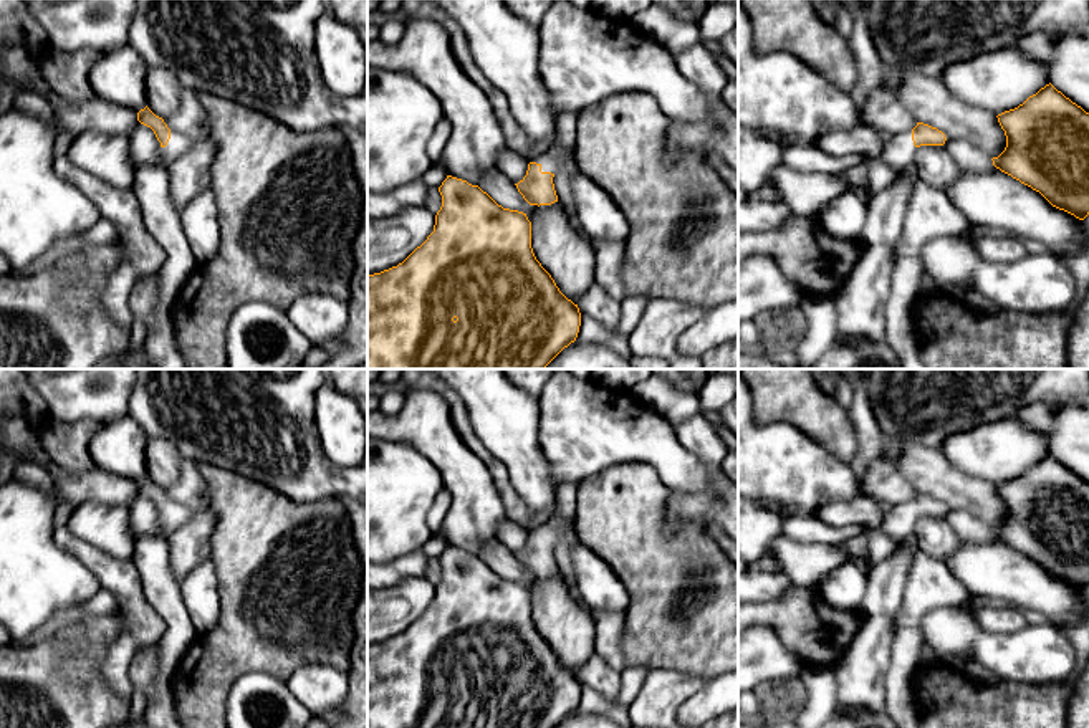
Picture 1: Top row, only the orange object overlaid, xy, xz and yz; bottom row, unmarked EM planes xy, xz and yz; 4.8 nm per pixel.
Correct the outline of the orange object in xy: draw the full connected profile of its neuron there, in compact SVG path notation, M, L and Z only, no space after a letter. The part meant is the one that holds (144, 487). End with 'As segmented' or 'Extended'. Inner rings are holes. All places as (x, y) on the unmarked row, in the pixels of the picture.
M147 477L137 483L137 491L154 501L166 536L177 531L194 516L192 510L170 501L164 490L156 486Z. Extended

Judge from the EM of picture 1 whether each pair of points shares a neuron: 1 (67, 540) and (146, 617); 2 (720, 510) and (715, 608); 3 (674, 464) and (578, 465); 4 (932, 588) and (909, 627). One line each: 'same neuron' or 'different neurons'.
1: same neuron
2: different neurons
3: same neuron
4: same neuron

